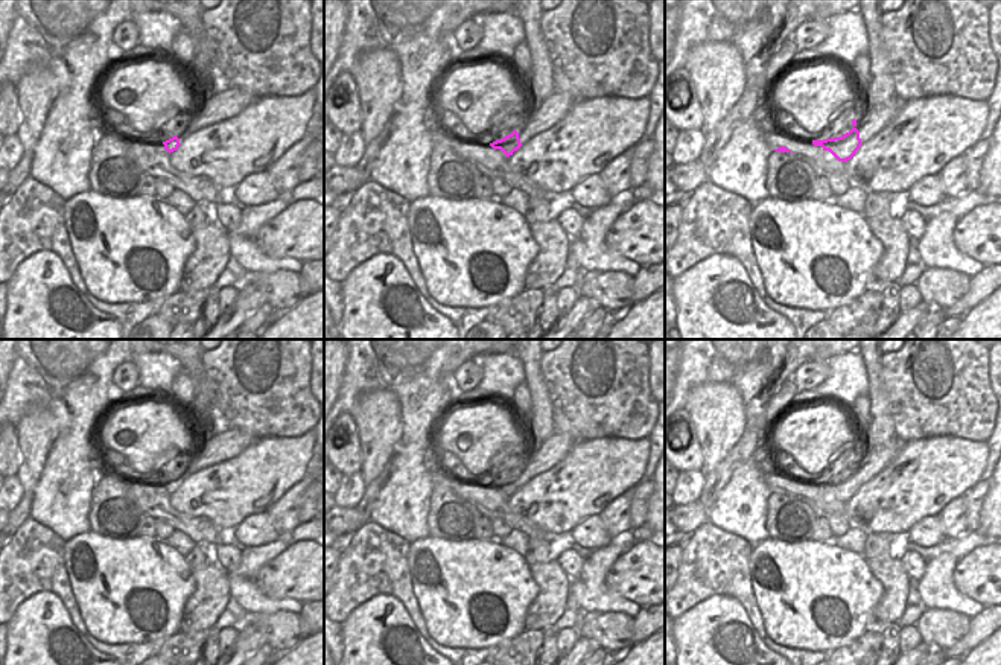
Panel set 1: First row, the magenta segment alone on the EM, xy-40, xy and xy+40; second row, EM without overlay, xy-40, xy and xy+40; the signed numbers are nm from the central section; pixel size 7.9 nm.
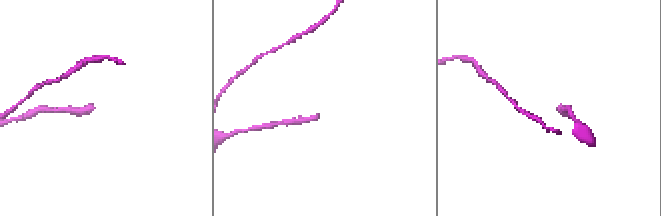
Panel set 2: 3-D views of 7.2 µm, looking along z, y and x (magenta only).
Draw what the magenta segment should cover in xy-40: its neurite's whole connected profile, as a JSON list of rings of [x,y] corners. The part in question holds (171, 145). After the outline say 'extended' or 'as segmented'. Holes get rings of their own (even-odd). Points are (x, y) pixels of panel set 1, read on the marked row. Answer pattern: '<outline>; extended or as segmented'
[[[239,88],[213,91],[205,100],[195,103],[195,108],[180,131],[172,138],[163,142],[164,149],[169,154],[176,151],[186,137],[237,116],[254,100],[256,97]]]; extended

